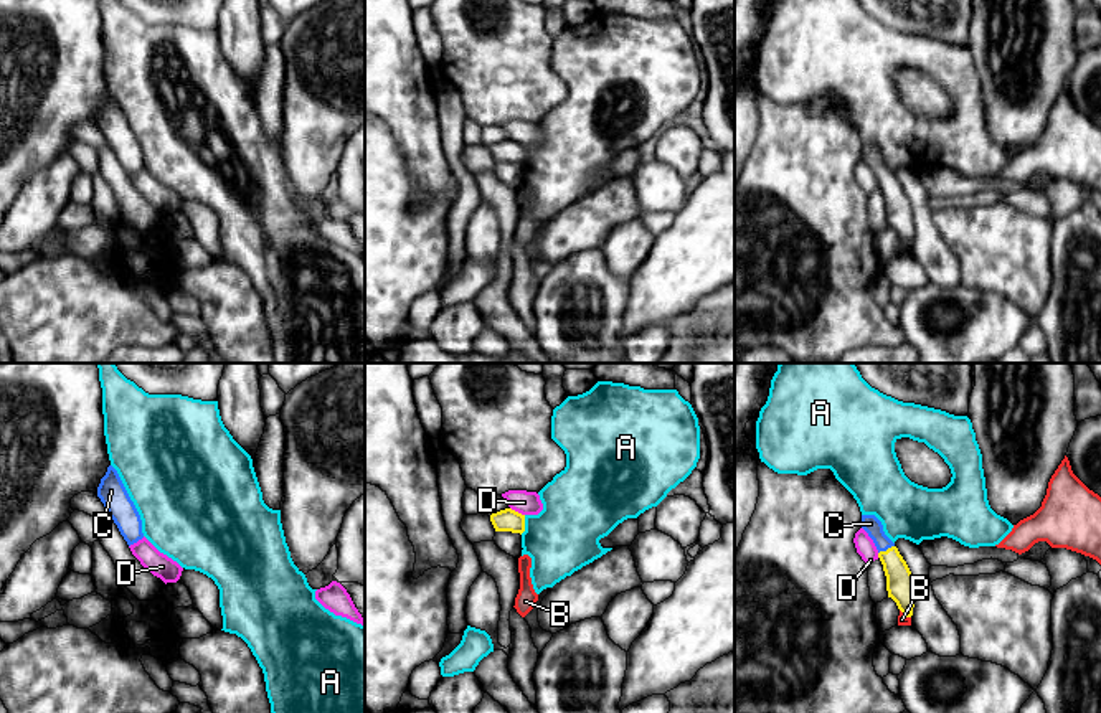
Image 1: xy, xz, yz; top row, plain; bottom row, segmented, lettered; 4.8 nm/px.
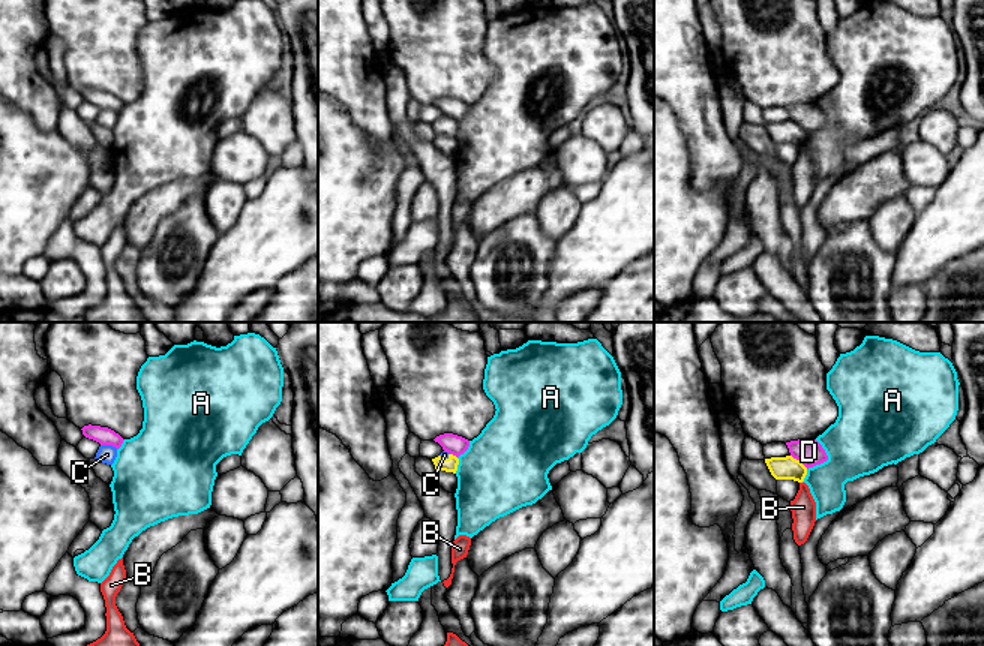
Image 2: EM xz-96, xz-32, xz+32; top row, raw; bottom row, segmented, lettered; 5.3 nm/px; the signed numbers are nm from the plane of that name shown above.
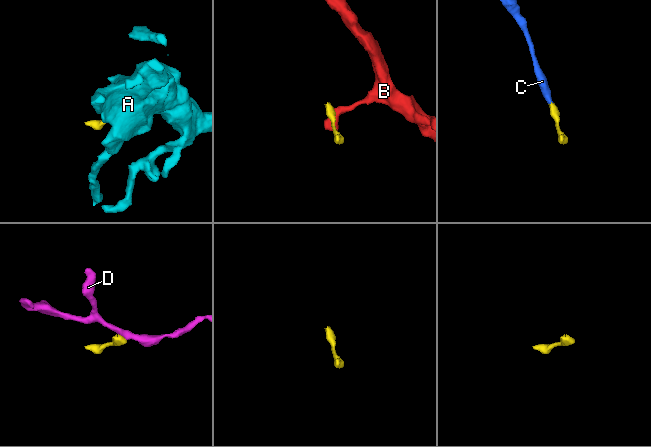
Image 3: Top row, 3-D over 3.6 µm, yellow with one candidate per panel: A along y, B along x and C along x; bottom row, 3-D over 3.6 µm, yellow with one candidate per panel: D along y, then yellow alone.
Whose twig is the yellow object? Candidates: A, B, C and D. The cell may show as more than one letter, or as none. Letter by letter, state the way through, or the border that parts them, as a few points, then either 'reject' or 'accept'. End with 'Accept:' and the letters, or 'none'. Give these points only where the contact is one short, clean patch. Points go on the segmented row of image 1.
A: border along xz (525, 515), (525, 528), (520, 533); reject
B: border along yz (900, 609), (910, 618); reject
C: runs through yz (900, 583), (887, 550), (870, 524); accept
D: border along xz (510, 507), (524, 515); reject
Accept: C

